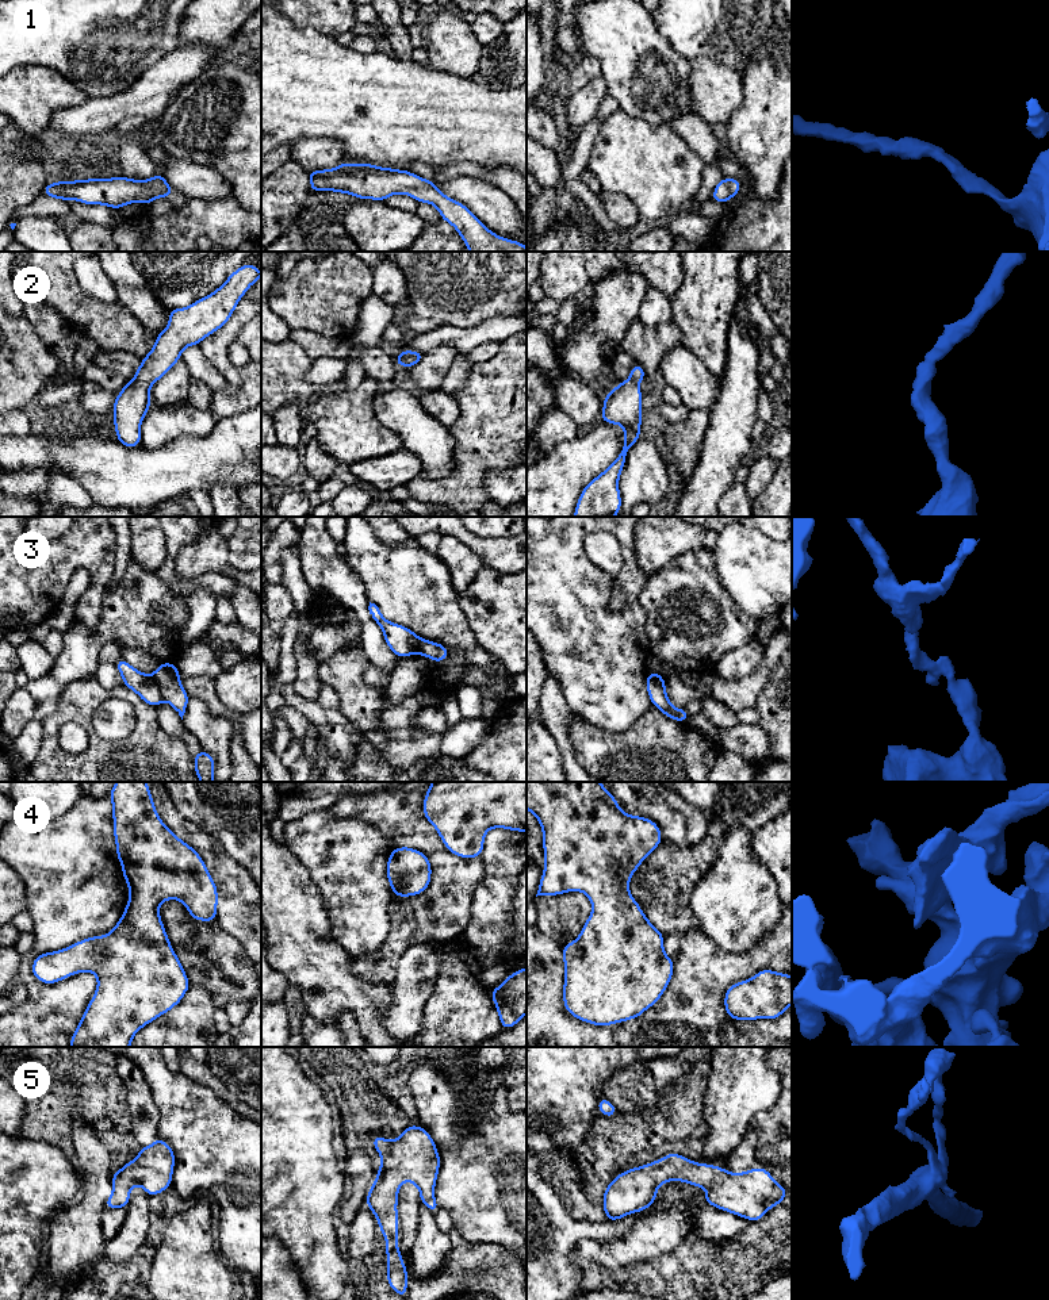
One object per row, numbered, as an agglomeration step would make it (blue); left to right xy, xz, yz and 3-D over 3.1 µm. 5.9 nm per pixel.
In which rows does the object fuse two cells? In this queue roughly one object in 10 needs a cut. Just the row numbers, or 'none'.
3

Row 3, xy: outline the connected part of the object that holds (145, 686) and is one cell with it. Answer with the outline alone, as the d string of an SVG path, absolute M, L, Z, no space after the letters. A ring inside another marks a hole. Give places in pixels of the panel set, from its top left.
M123 657L115 663L115 667L122 675L123 686L137 693L145 703L157 707L162 702L161 690L152 675L138 671Z

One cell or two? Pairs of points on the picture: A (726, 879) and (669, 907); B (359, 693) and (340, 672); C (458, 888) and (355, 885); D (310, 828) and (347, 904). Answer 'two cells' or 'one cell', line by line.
A: two cells
B: one cell
C: two cells
D: one cell

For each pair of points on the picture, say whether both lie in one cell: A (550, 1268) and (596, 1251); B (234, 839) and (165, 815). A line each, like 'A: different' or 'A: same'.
A: different
B: different

